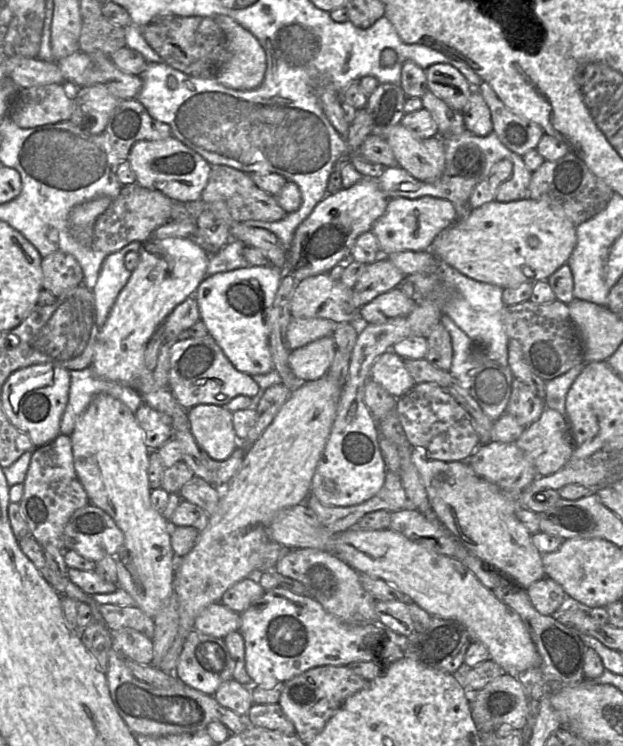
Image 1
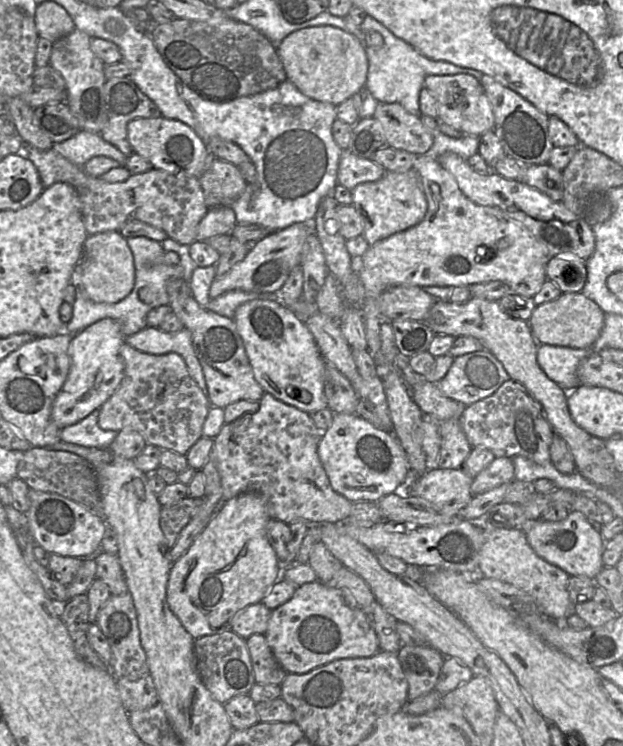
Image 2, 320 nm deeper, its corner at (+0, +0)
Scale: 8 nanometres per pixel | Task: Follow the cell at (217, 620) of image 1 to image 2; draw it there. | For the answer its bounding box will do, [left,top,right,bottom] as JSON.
[229,604,272,639]

